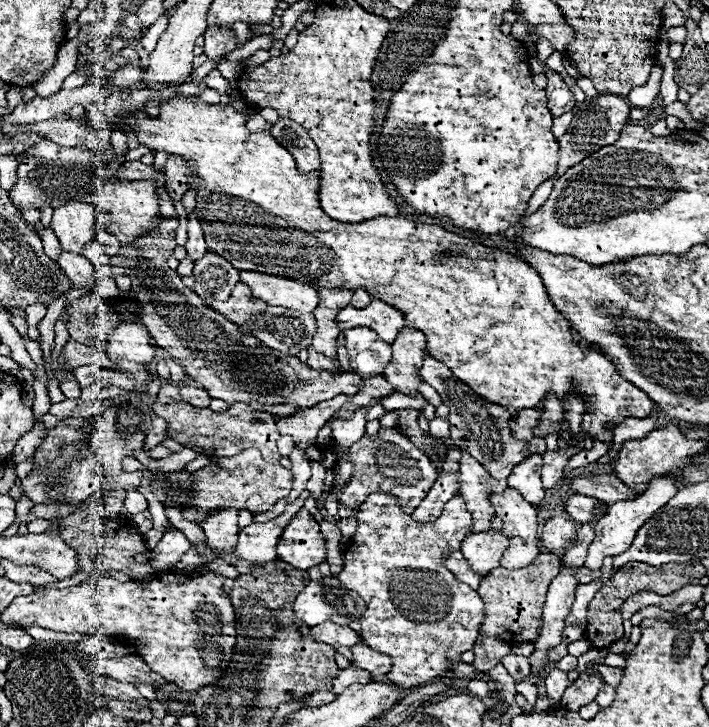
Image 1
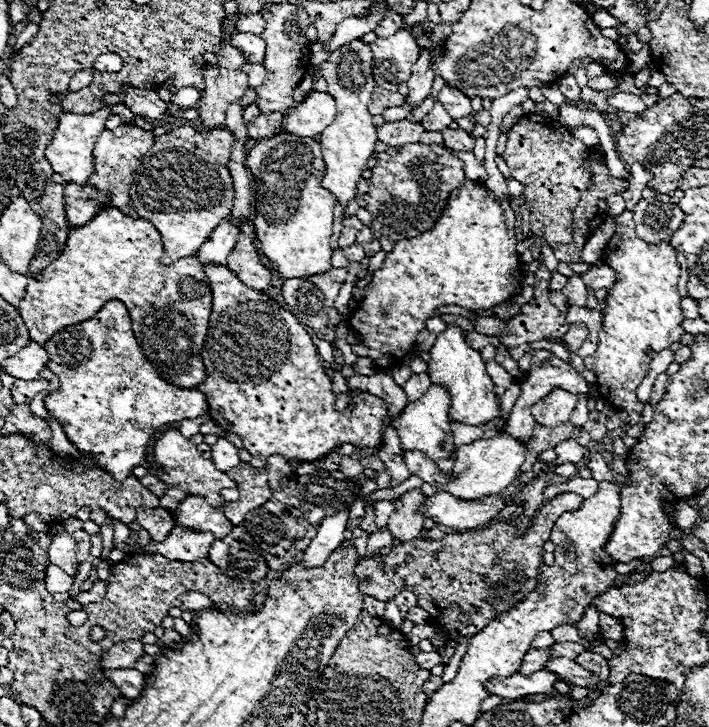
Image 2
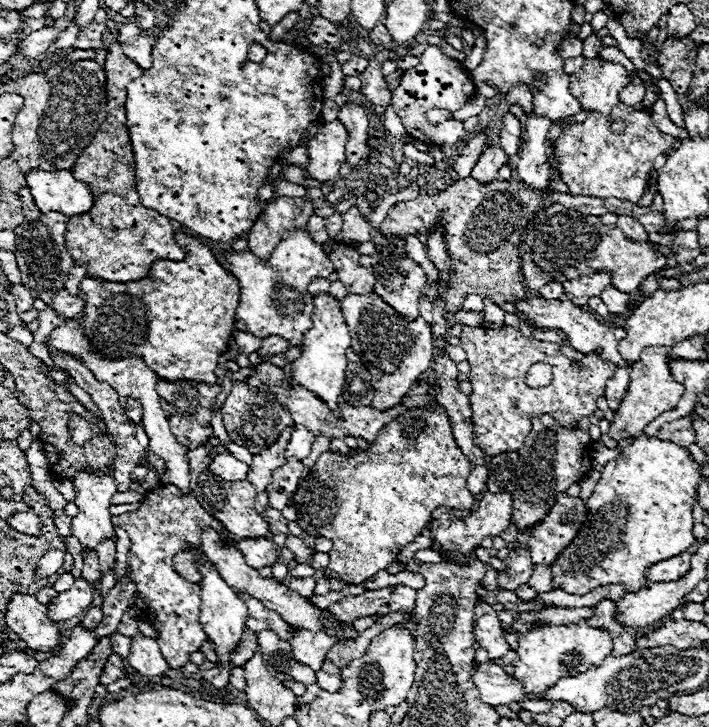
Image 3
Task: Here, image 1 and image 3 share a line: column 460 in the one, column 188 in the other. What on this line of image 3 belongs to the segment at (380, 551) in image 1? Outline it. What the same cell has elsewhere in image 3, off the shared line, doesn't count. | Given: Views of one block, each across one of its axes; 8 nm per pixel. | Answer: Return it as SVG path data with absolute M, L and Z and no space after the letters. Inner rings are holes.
M160 486L152 492L146 492L144 496L144 502L138 510L134 512L126 512L126 514L120 514L120 516L112 516L112 524L114 526L120 526L128 532L130 536L130 552L128 552L128 566L130 566L130 578L136 582L136 588L138 588L138 596L146 600L148 604L148 610L146 610L146 618L148 622L152 622L158 630L158 644L160 644L160 650L166 658L166 662L170 664L170 668L180 668L188 662L188 654L192 652L198 652L202 642L208 638L206 632L202 630L200 622L198 622L198 614L200 614L200 586L198 584L190 584L186 582L182 576L176 574L174 566L172 566L172 556L178 554L180 550L186 550L186 544L200 544L200 530L204 526L212 526L212 528L218 528L222 530L222 534L226 536L224 528L220 526L218 520L214 520L194 498L190 496L180 496L180 492L174 488L174 486Z

